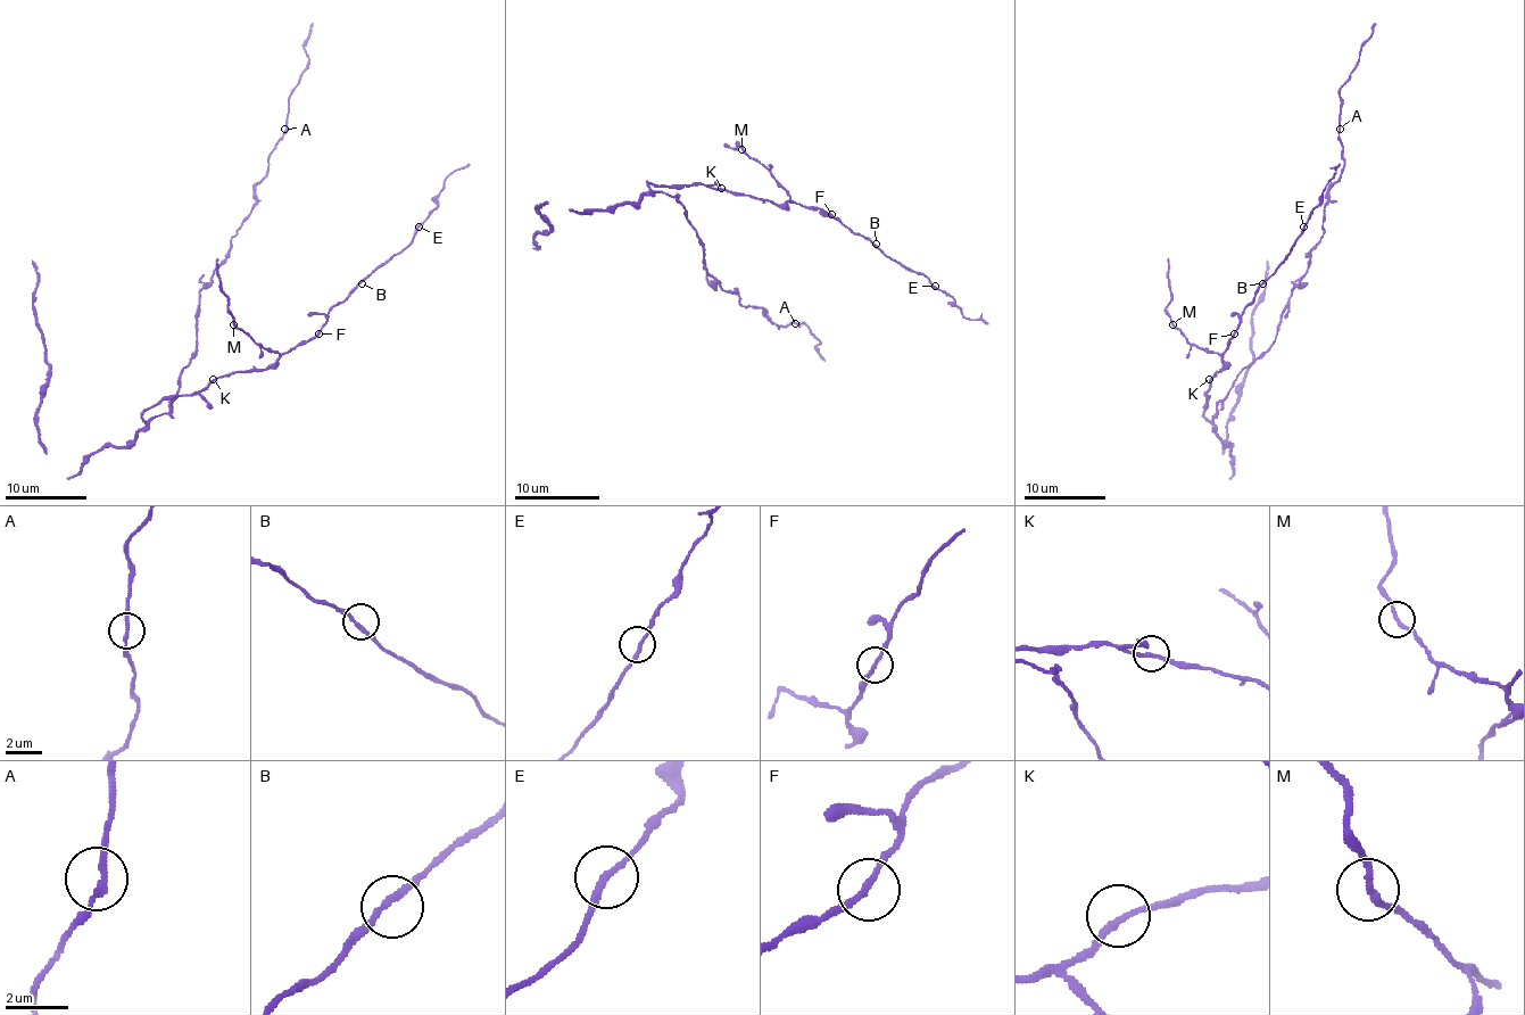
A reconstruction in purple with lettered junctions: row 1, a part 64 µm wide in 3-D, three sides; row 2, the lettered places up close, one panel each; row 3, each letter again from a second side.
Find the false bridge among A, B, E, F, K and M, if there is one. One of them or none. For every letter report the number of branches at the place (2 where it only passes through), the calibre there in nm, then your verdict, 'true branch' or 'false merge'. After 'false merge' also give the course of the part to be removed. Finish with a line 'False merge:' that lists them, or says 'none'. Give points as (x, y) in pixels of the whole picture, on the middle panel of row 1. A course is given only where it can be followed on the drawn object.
A: 2 | 180 nm | true branch
B: 2 | 190 nm | true branch
E: 2 | 200 nm | true branch
F: 2 | 180 nm | true branch
K: 2 | 200 nm | true branch
M: 2 | 180 nm | true branch
False merge: none

